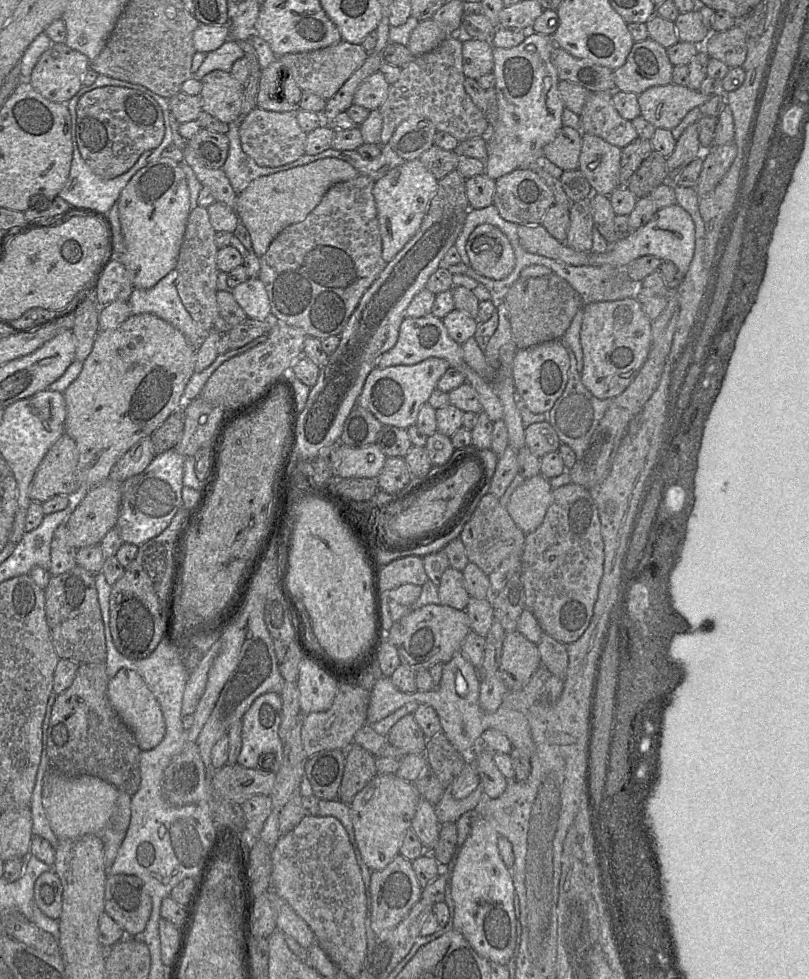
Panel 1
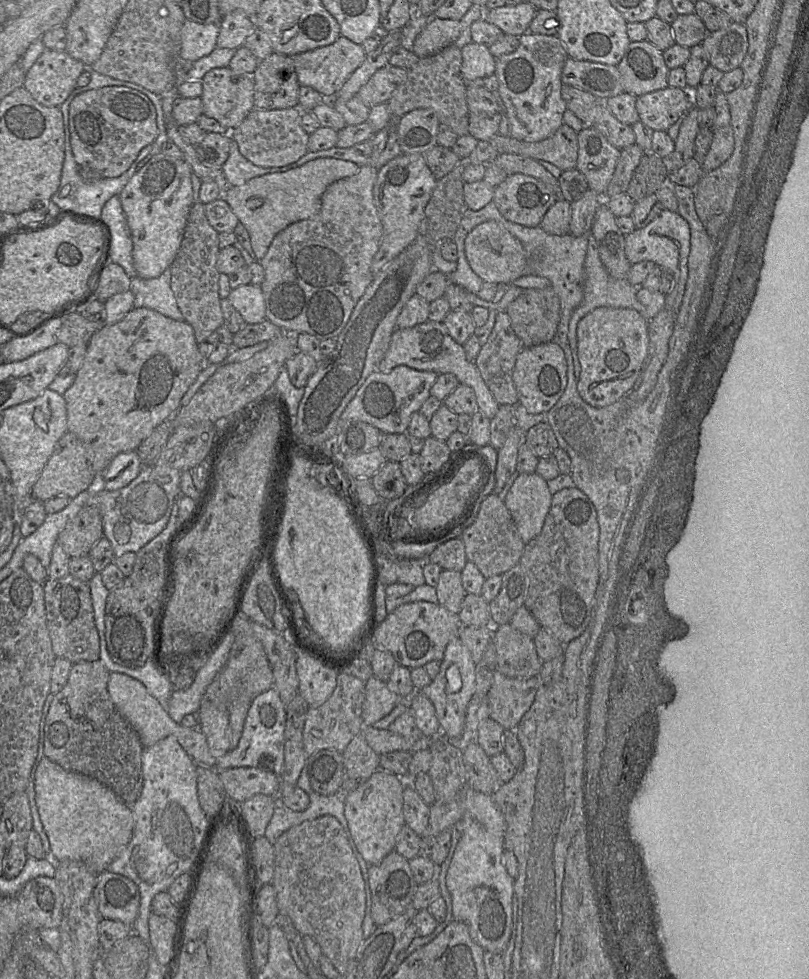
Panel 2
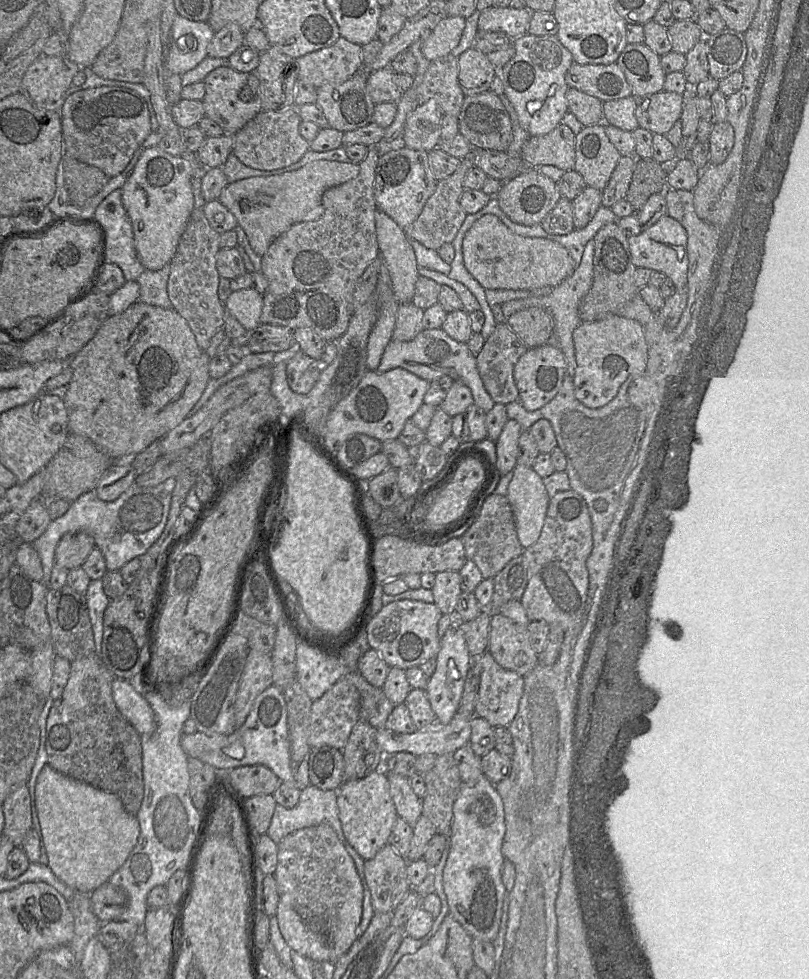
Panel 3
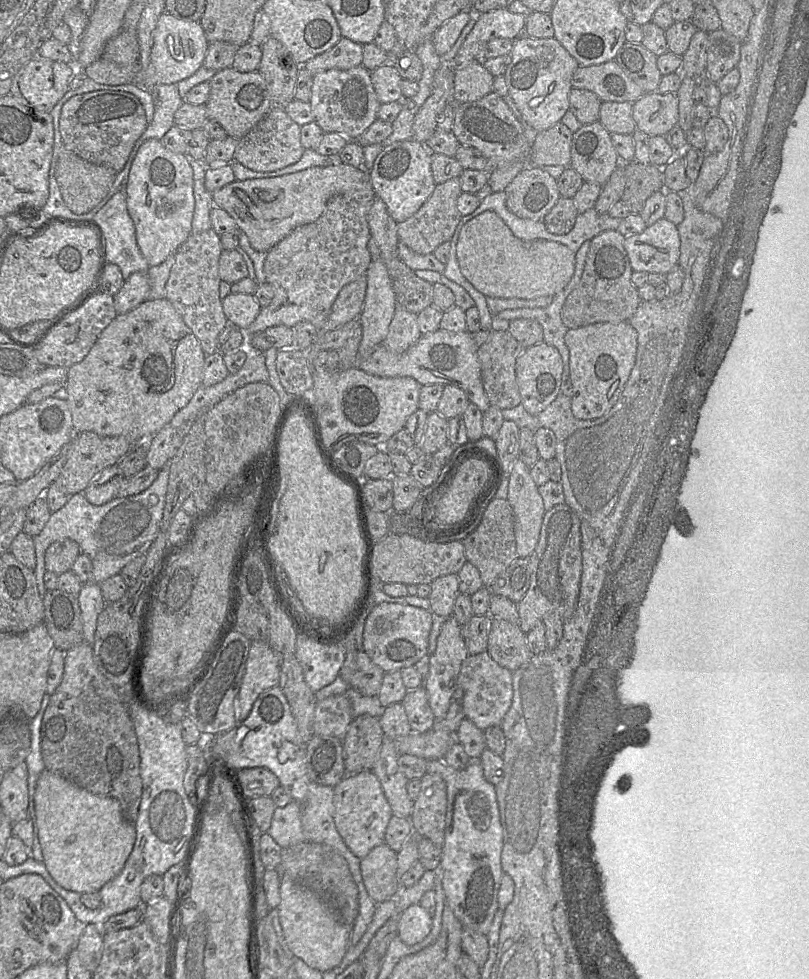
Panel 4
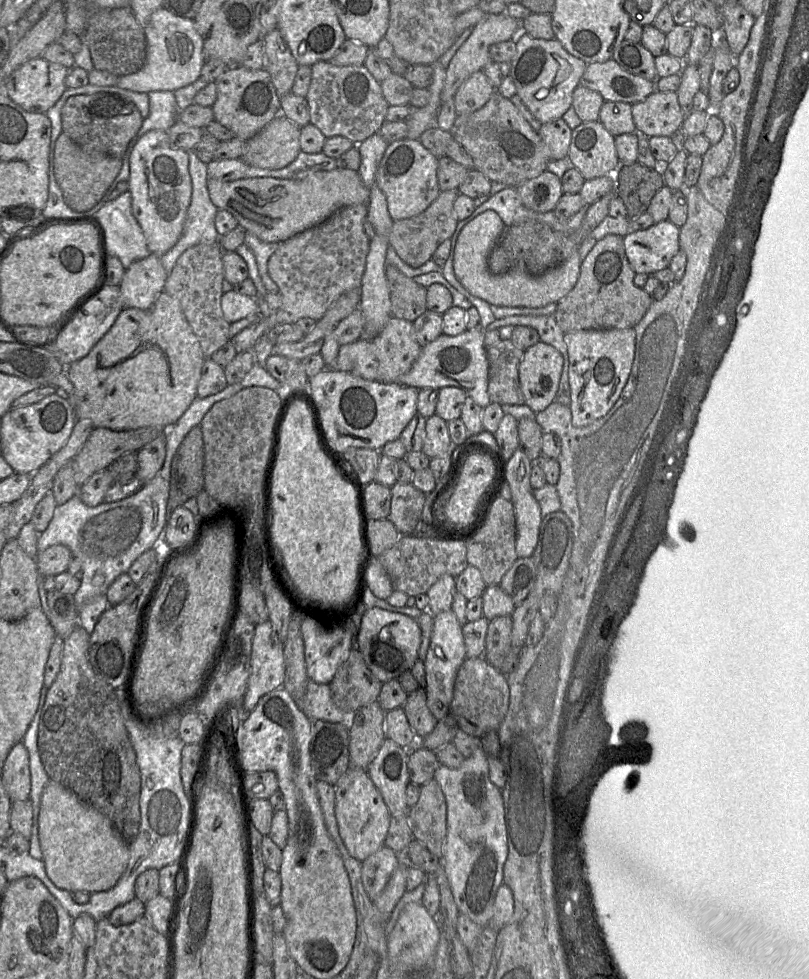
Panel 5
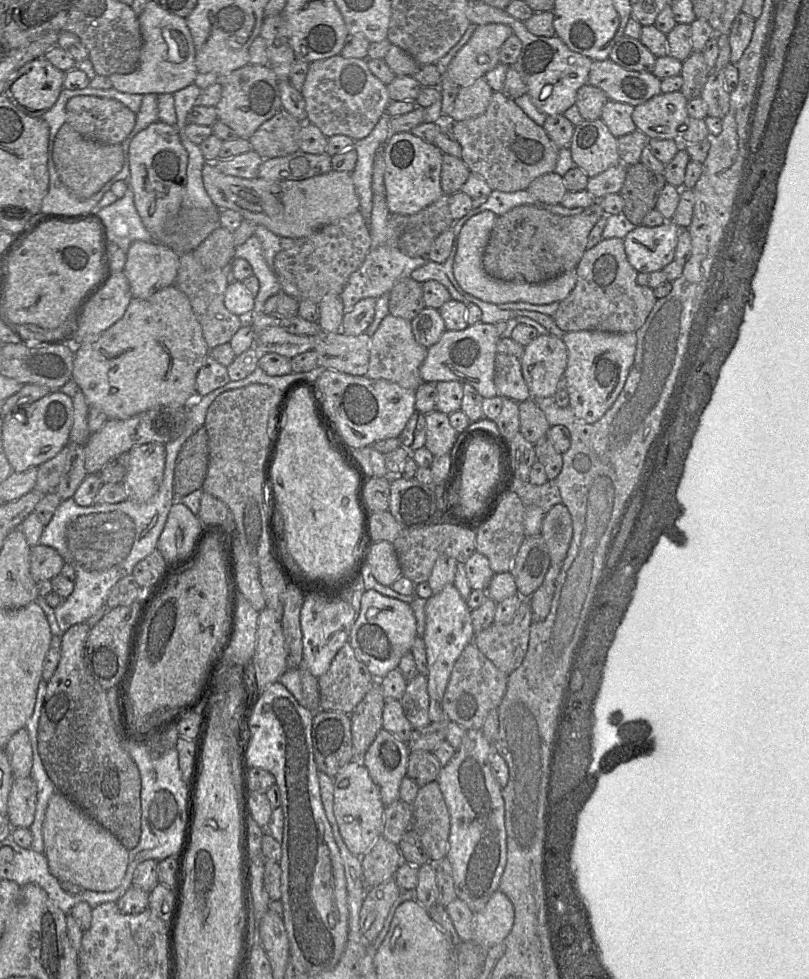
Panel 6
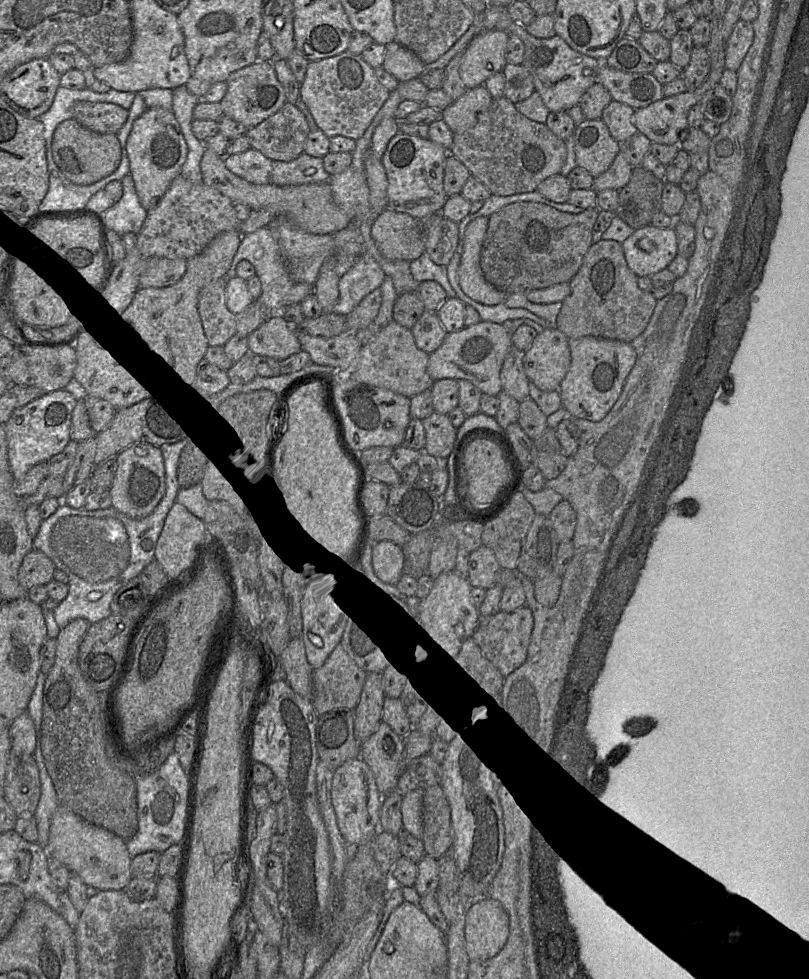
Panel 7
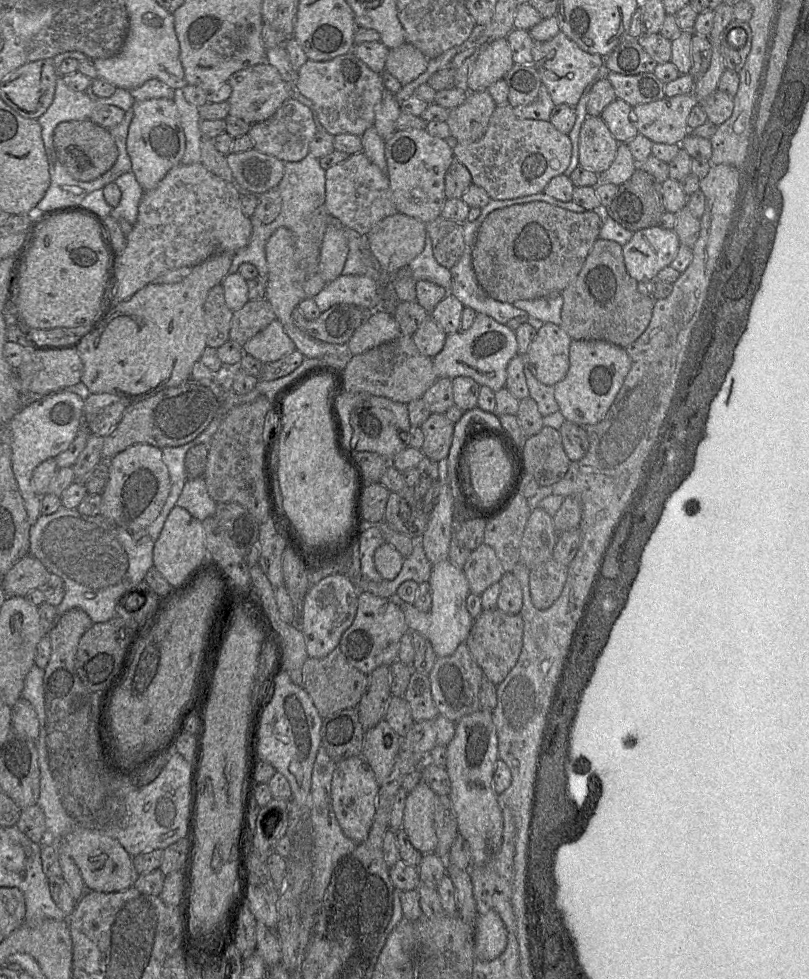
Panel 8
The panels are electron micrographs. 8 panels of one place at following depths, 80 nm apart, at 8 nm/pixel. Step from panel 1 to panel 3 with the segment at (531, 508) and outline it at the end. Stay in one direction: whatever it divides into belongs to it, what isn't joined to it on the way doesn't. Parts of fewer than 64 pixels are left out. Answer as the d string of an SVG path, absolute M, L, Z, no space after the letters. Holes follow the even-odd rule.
M517 464L506 497L513 512L519 543L527 548L539 538L549 505L550 497L543 479L532 467Z

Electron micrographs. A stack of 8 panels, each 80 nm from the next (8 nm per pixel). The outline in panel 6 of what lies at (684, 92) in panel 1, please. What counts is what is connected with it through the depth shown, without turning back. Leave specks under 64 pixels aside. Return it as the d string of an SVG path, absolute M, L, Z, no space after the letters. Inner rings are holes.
M681 91L660 93L634 108L637 130L649 139L679 141L679 127L687 120L688 100Z

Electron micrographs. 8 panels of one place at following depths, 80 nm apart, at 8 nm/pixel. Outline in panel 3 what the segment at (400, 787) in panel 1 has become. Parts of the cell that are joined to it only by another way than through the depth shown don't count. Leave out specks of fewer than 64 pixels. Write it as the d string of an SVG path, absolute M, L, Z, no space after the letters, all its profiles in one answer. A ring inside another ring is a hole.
M376 770L364 778L344 781L337 791L337 806L341 828L349 845L364 861L374 858L389 843L399 817L390 794L386 771Z

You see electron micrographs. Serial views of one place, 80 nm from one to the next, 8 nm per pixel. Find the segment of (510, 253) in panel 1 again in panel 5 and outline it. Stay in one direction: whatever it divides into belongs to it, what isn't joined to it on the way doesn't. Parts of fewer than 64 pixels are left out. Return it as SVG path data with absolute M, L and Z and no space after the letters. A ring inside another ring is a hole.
M487 210L468 222L461 230L454 255L454 272L459 282L473 296L490 305L511 307L542 307L558 303L577 283L581 258L572 252L562 262L540 275L531 275L522 268L514 268L505 274L492 274L488 268L488 256L497 244L506 226L494 210Z

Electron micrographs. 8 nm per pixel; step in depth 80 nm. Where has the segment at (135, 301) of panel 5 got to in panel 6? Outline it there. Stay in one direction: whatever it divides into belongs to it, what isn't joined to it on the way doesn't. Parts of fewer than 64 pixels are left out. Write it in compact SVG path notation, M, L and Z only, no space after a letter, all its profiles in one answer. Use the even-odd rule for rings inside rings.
M156 241L133 242L126 252L124 274L132 298L146 299L155 292L173 286L180 255Z

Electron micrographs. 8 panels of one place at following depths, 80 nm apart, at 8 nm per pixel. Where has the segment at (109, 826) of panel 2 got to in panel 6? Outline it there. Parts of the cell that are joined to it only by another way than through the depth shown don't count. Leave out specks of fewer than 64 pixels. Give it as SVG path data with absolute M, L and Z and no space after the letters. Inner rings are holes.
M56 789L48 800L42 835L49 871L59 882L72 882L83 890L95 892L111 892L122 883L129 850Z

